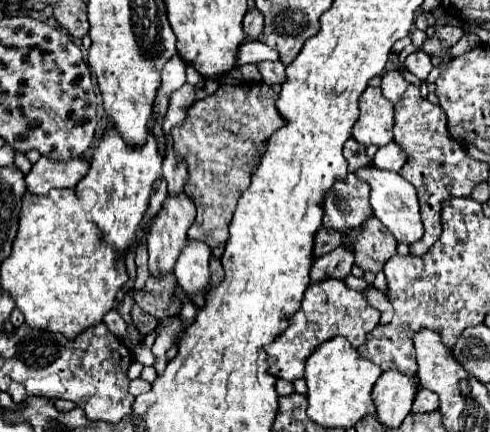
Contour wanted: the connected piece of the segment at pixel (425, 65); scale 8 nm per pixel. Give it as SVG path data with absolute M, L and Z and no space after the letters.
M417 49L415 53L409 53L407 59L405 59L405 67L409 73L413 73L417 79L427 79L429 71L433 69L433 63L431 63L431 57L427 53L423 53L421 49Z

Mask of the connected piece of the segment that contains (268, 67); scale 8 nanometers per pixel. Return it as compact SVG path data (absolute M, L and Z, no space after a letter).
M261 61L257 63L257 69L263 75L263 83L283 83L285 81L285 65L281 61Z

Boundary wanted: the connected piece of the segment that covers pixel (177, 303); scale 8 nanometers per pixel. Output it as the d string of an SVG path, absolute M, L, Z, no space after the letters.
M149 277L145 291L149 293L135 293L135 303L149 315L161 319L181 311L181 299L175 297L175 277Z

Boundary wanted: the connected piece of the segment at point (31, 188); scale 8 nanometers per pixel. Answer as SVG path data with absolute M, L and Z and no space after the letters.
M41 157L33 165L33 169L25 175L27 191L35 195L47 195L53 187L73 189L81 181L81 177L87 175L87 171L89 171L87 159L71 159L69 163L63 163Z

